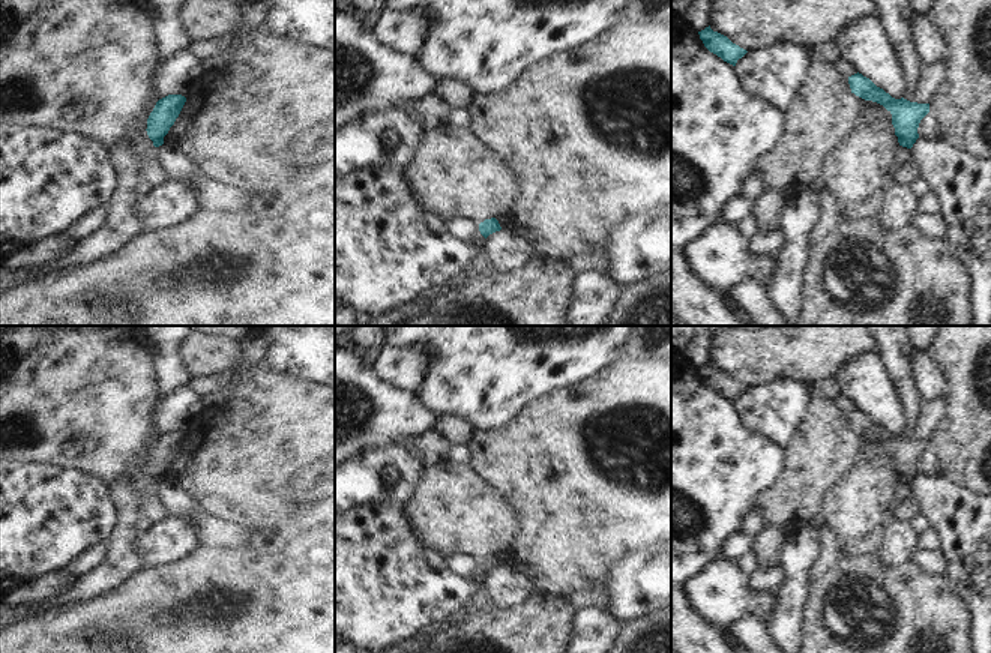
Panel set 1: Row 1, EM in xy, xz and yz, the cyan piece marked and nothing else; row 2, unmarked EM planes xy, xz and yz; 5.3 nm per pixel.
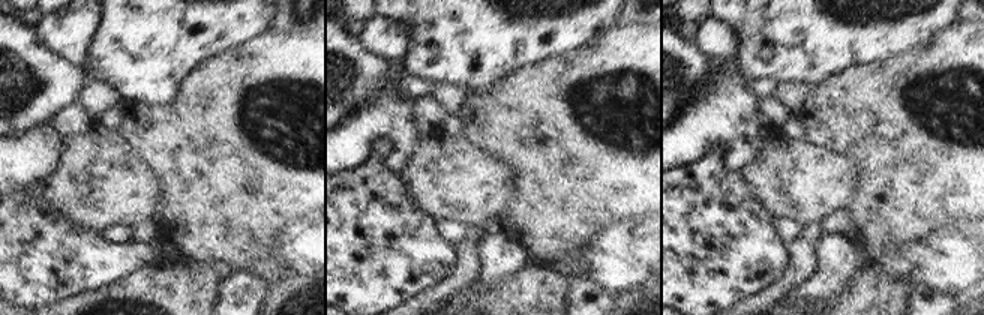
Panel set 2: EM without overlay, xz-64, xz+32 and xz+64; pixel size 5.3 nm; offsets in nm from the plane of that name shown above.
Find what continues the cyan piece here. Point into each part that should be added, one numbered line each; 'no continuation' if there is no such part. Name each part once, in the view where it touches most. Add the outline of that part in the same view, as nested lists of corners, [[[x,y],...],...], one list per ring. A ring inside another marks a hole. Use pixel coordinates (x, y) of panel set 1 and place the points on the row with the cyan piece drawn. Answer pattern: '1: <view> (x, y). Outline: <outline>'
no continuation

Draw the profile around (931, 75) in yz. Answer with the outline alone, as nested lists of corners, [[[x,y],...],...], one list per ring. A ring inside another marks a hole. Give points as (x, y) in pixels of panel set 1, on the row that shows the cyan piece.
[[[937,62],[932,65],[922,65],[916,90],[913,93],[917,104],[931,104],[940,84],[947,72],[946,62]]]

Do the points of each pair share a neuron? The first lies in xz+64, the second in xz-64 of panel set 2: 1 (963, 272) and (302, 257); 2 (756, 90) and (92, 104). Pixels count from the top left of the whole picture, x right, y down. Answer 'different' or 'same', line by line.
1: same
2: different

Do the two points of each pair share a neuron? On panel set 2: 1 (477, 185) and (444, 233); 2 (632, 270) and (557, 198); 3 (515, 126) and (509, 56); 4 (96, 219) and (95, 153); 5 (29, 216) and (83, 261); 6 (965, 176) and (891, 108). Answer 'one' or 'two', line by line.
1: two
2: two
3: two
4: one
5: one
6: one

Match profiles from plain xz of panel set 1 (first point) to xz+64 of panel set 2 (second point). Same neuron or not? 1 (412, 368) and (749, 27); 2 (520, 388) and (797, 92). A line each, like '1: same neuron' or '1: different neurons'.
1: different neurons
2: different neurons

